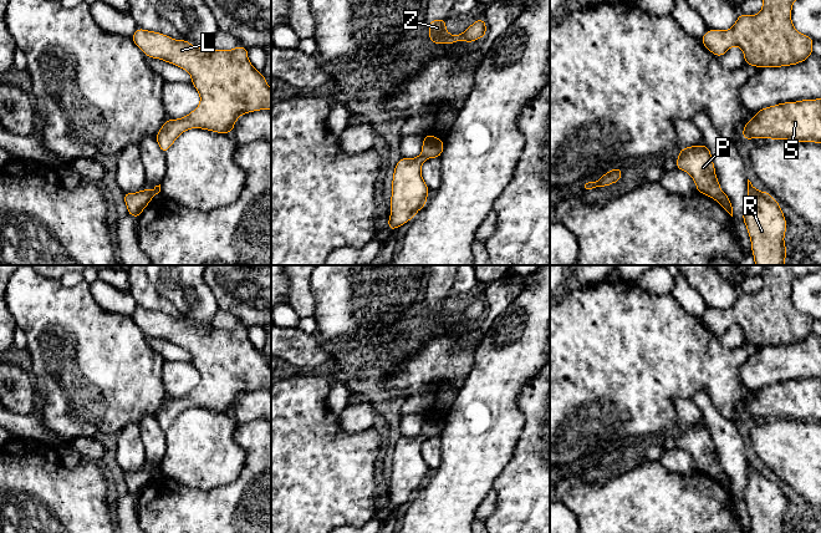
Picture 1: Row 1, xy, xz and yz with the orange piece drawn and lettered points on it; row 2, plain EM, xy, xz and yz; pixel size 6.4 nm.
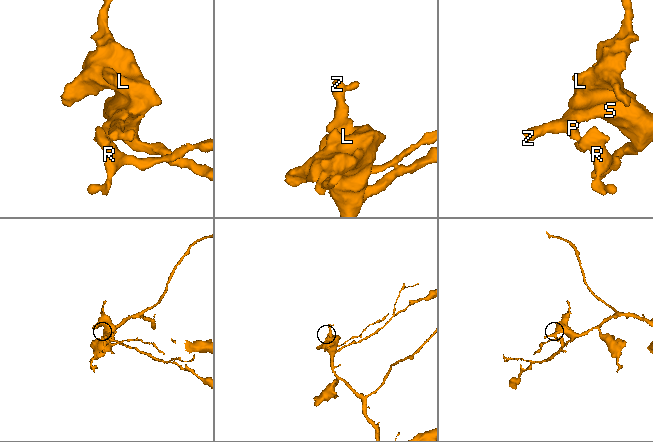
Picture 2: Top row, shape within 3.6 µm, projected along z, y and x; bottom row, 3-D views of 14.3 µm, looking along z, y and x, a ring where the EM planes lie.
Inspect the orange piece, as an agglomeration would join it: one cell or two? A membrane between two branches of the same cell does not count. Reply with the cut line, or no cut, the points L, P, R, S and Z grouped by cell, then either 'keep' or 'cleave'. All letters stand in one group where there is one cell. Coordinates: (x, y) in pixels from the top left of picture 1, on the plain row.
cut in xy along (144, 468), (152, 476); L P S Z / R; cleave

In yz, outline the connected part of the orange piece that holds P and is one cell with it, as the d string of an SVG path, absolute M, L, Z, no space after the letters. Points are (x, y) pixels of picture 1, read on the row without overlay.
M707 423L680 427L675 445L692 455L699 472L713 478L720 474L720 463Z

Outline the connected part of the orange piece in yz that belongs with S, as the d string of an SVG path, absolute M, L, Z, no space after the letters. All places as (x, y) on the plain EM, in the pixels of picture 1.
M821 377L765 386L746 401L743 417L789 418L821 422Z

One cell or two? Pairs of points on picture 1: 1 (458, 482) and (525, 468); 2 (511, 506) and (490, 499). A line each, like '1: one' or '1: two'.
1: two
2: two

